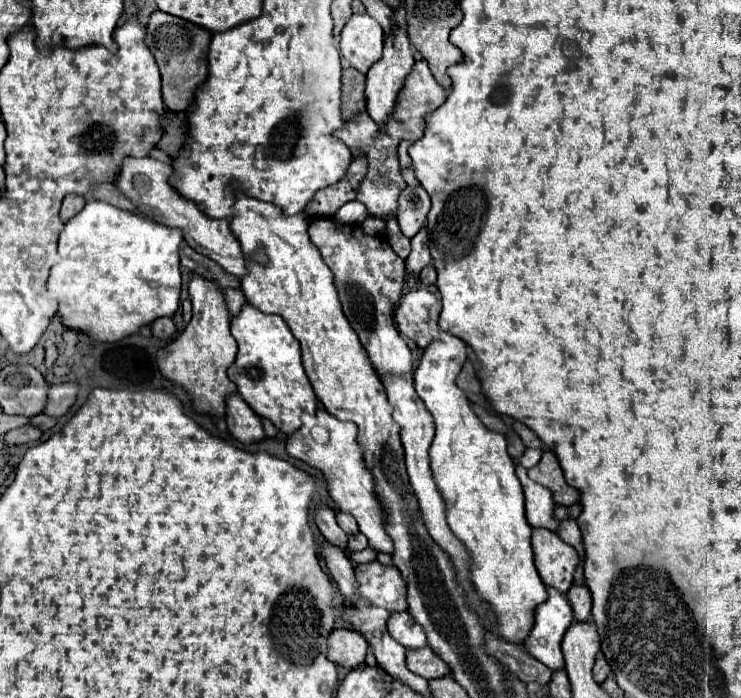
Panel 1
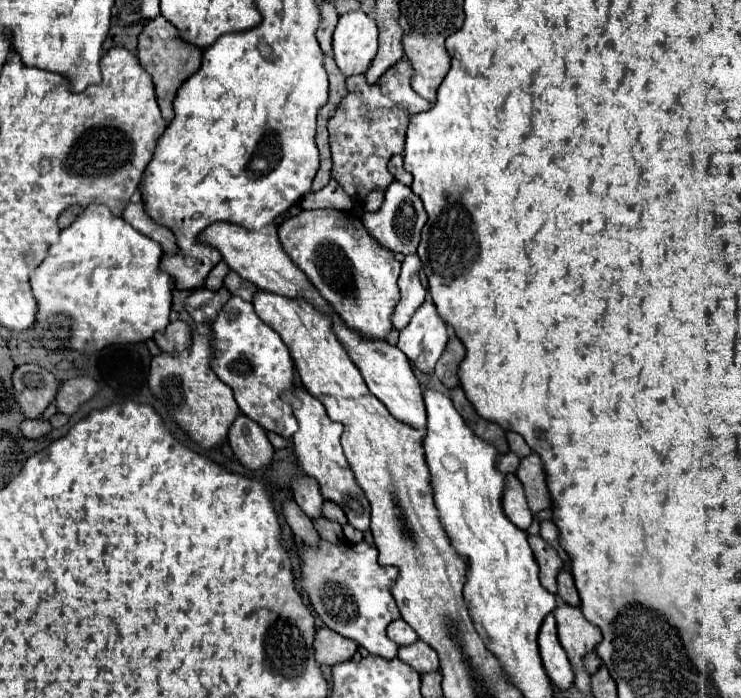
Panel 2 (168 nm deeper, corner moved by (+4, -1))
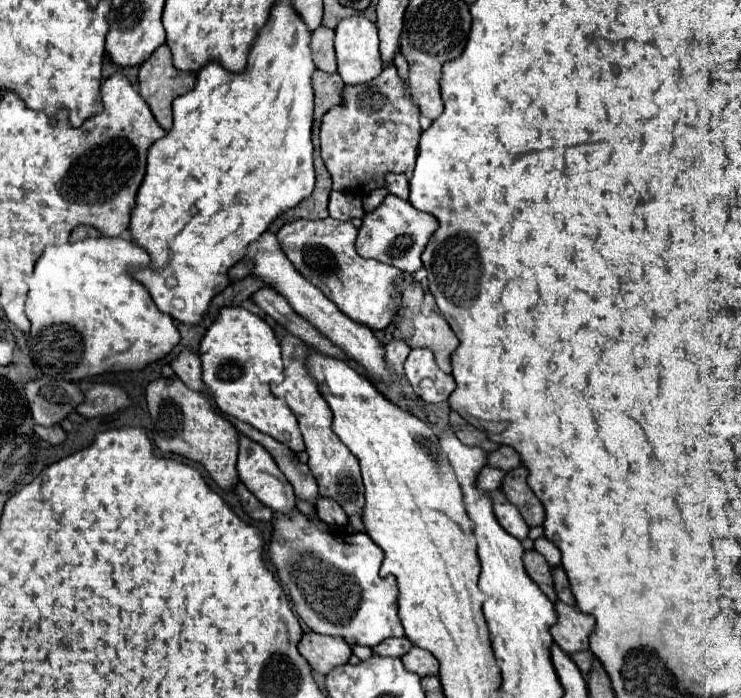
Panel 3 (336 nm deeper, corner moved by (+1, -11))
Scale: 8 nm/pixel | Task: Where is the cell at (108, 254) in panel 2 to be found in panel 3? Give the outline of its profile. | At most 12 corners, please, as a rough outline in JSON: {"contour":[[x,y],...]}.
{"contour":[[129,239],[47,247],[27,345],[63,381],[135,371],[177,343]]}

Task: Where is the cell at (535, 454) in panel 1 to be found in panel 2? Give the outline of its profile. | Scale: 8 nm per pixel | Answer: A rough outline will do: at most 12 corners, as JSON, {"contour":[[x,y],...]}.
{"contour":[[506,453],[498,457],[496,467],[502,473],[514,473],[520,457]]}

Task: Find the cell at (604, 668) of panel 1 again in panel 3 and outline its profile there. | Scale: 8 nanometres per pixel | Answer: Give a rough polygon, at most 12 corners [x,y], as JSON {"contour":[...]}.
{"contour":[[591,651],[571,655],[579,671],[587,677],[591,671]]}

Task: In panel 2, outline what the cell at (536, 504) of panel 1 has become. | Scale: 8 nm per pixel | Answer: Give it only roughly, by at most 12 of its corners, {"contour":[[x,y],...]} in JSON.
{"contour":[[506,475],[502,509],[522,531],[532,523],[524,489]]}

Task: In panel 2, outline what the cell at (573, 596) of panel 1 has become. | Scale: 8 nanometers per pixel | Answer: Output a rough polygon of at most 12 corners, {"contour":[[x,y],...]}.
{"contour":[[570,571],[558,573],[558,593],[564,603],[580,605]]}

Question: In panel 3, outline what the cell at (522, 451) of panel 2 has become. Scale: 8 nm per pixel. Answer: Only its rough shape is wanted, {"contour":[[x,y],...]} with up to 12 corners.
{"contour":[[503,445],[487,455],[489,467],[503,471],[521,465],[513,447]]}

